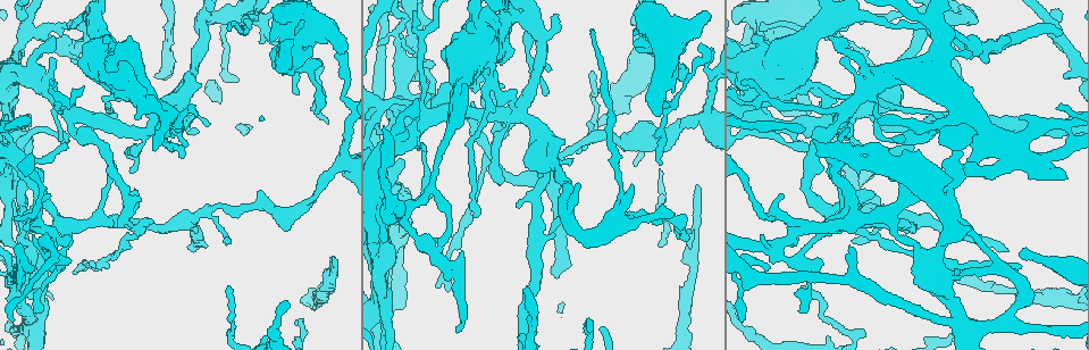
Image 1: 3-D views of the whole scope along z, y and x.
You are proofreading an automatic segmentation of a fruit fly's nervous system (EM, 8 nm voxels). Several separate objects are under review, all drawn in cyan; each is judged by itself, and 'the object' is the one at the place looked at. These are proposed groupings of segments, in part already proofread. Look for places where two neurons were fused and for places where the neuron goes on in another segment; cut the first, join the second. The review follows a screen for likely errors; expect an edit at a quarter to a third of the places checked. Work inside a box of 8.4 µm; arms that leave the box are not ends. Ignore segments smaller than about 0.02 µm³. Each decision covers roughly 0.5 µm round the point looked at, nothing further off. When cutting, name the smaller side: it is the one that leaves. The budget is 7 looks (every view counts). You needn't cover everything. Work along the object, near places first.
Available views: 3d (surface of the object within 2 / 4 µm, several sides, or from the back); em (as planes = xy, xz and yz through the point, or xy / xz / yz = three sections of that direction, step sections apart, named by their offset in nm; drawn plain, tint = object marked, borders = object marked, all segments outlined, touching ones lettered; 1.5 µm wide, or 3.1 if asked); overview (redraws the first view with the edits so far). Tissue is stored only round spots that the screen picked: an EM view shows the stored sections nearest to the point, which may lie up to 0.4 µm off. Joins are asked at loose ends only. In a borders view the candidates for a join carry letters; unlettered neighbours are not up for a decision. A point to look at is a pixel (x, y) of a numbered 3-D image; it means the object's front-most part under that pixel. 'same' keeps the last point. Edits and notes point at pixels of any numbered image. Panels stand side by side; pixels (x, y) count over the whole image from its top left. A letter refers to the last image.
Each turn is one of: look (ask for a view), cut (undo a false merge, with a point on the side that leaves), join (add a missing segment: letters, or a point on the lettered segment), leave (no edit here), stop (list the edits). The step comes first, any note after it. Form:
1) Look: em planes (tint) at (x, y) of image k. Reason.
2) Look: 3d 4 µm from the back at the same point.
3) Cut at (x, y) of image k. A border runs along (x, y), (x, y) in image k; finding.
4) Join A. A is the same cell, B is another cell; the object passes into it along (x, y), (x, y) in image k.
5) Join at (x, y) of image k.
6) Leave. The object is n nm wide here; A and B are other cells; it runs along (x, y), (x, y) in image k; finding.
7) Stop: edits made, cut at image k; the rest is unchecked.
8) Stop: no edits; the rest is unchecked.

Look: em planes (borders) at (852, 337) of image 1. Sharp bend.

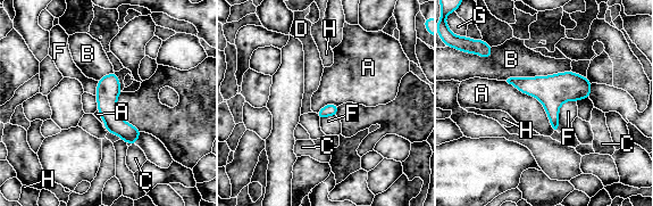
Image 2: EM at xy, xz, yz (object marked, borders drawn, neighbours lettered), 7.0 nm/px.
Leave. The object is 90 nm wide here; the longest contact is with A, 500 nm; A, B, C, D, F, G and H are other cells; all the same neuron.

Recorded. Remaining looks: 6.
Look: em planes (borders) at (1060, 31) of image 1. Branch stops here.

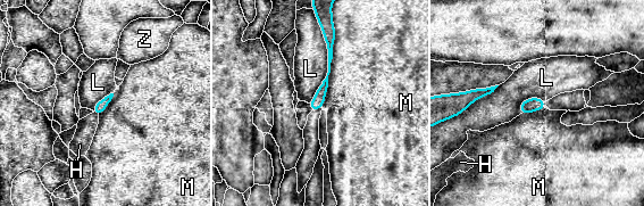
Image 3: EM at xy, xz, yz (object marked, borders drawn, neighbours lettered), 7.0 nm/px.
Leave. The longest contact is with M, 600 nm; H, L, M and Z are other cells; none of them fits.

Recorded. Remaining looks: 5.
Look: em xz step 8 (borders) at (672, 214) of image 1.

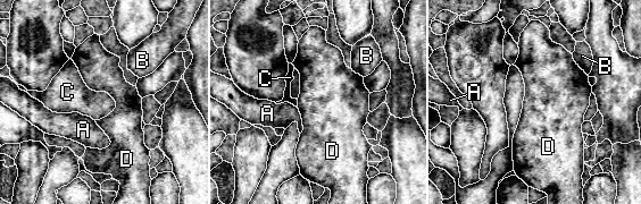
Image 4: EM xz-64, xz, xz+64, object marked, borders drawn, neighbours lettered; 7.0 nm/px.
Look: em xy step 8 (borders) at the same point. Cut it another way.

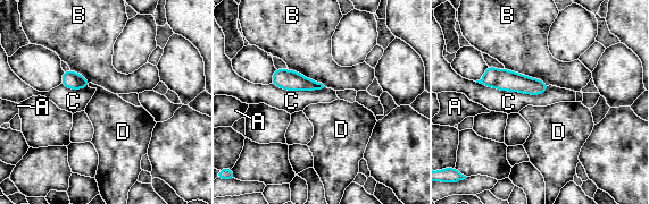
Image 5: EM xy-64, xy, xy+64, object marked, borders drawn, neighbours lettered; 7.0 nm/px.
Leave. A, B, C and D are other cells; a border runs along (475, 82), (531, 94), (549, 85) in image 5; no lettered segment goes on from it.

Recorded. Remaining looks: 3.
Stop: no edits; the rest is unchecked.

